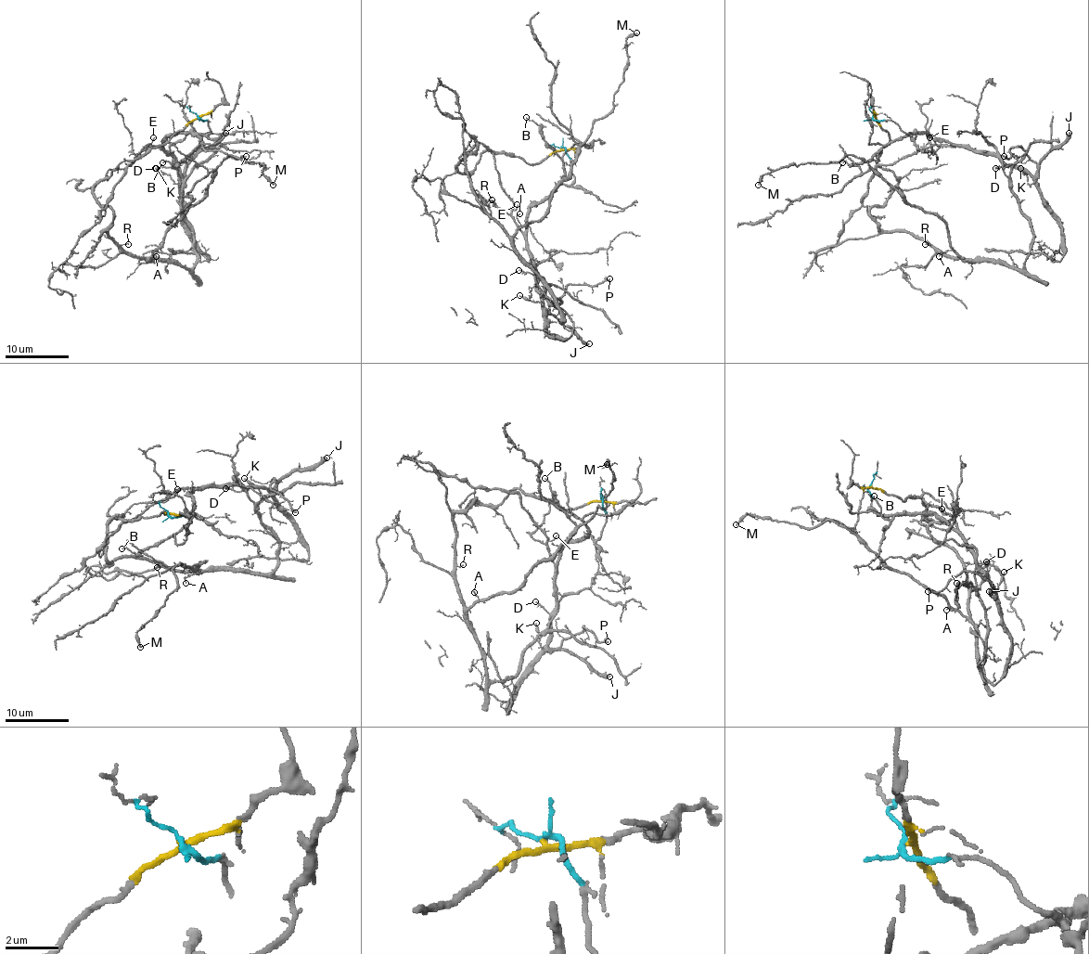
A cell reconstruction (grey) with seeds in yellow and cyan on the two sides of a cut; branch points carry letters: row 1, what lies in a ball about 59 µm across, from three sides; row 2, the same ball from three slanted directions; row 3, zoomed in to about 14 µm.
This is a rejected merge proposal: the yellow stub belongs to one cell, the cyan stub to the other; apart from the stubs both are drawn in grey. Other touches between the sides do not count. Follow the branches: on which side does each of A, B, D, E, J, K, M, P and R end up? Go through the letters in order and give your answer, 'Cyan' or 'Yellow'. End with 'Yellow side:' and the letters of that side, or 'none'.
A: Yellow
B: Cyan
D: Cyan
E: Cyan
J: Cyan
K: Cyan
M: Yellow
P: Cyan
R: Yellow
Yellow side: A, M, R

